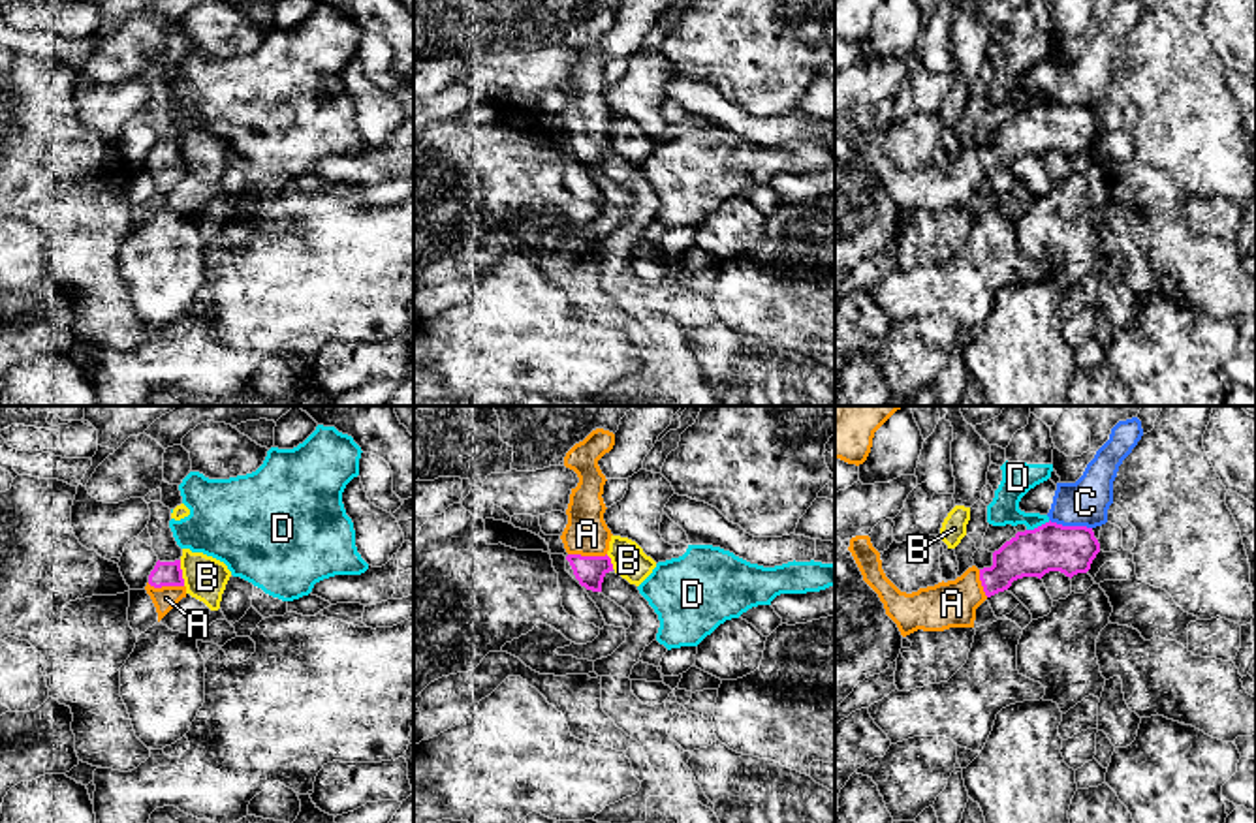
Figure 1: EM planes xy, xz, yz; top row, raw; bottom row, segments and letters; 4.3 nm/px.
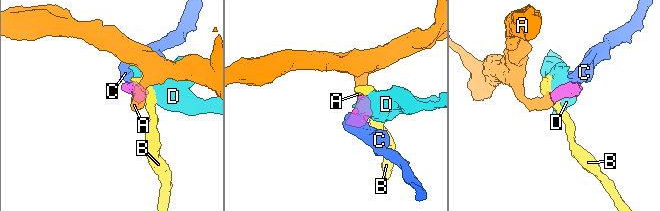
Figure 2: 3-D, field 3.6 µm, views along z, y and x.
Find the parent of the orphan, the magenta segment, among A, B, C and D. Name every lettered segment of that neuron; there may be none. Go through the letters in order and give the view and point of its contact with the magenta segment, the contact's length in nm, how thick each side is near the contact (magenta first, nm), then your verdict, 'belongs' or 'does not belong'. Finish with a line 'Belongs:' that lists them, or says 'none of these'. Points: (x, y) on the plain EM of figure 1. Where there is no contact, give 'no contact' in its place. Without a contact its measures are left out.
A: contact xz (587, 136); length 170 nm; calibres 130 and 190 nm; belongs
B: contact xy (181, 153); length 110 nm; calibres 110 and 190 nm; does not belong
C: contact yz (1070, 106); length 190 nm; calibres 200 and 200 nm; does not belong
D: contact yz (1038, 106); length 110 nm; calibres 200 and 140 nm; does not belong
Belongs: A

